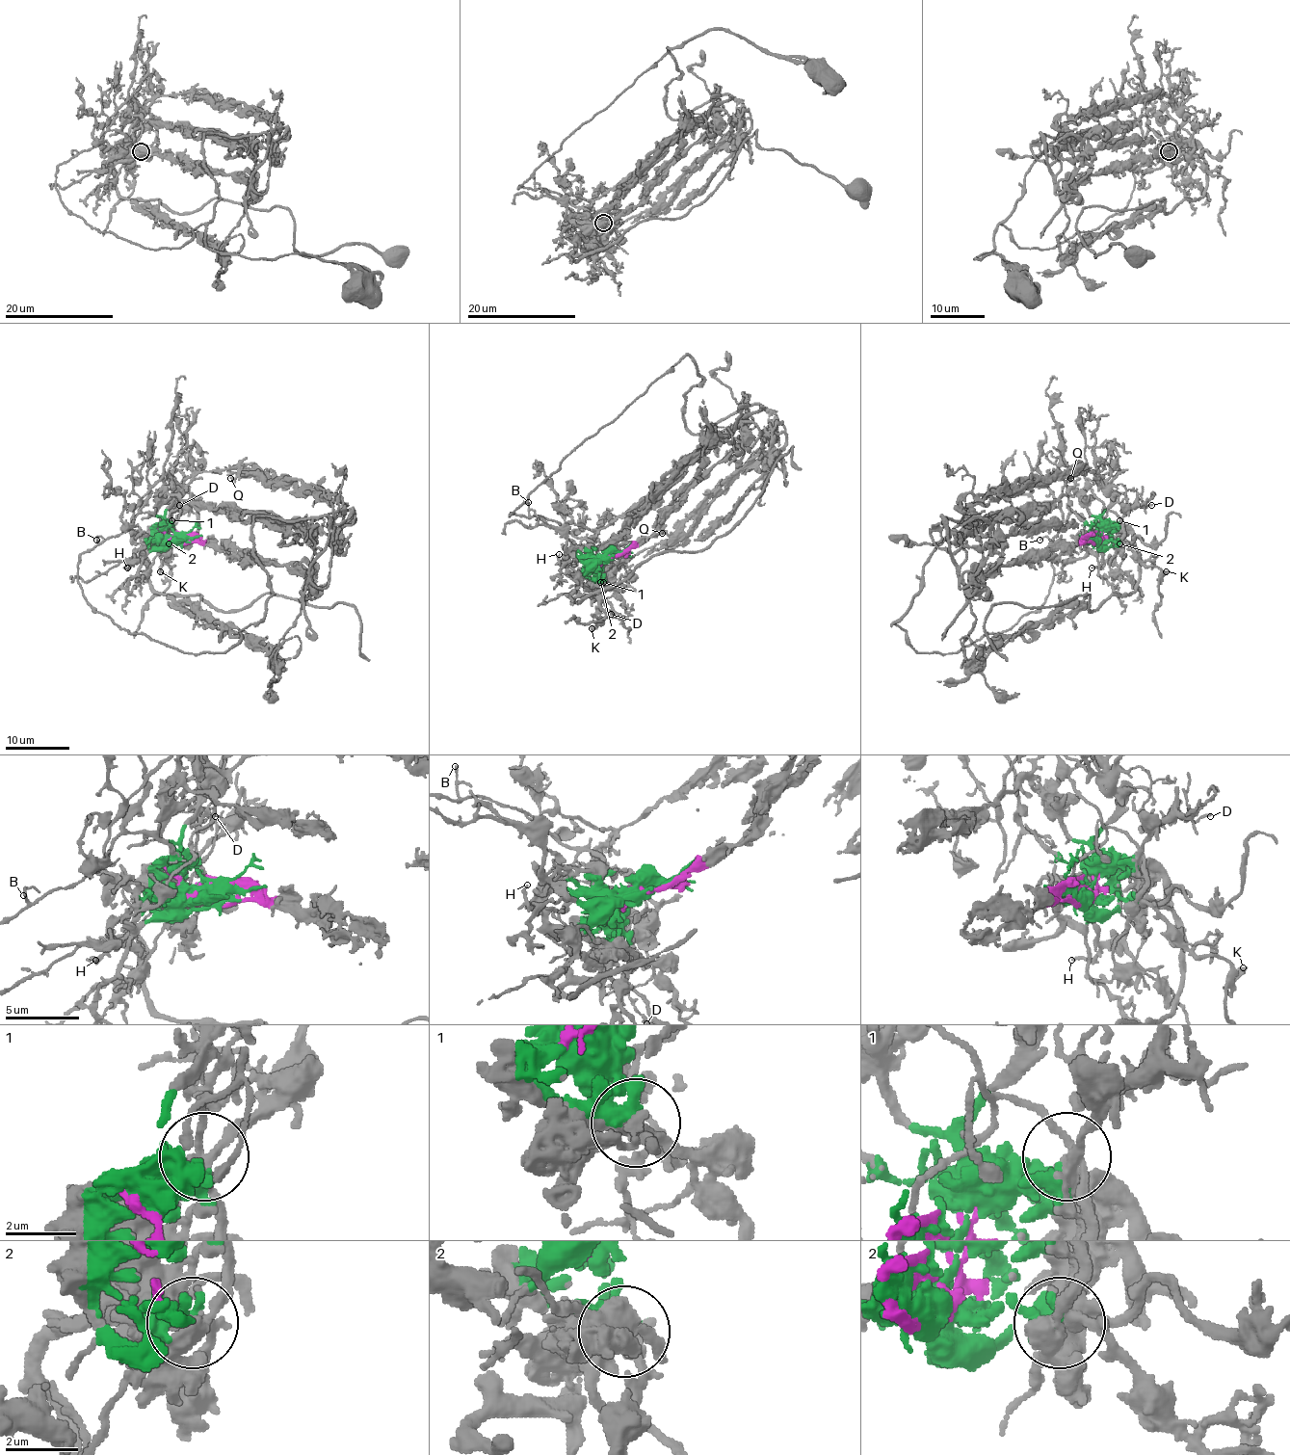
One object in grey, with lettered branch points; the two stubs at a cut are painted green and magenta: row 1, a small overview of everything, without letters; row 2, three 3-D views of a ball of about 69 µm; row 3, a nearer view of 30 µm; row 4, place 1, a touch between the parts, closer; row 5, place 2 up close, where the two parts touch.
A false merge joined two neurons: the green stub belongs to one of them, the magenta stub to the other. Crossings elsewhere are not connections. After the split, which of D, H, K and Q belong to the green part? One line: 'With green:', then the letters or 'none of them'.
With green: D, H, K

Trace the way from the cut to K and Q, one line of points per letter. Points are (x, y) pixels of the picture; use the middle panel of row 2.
K: (610, 556), (598, 565), (597, 572), (603, 589), (600, 606), (605, 618), (591, 628)
Q: (610, 556), (642, 543), (692, 486), (742, 445), (759, 436), (764, 444), (766, 430), (725, 486), (661, 532)

